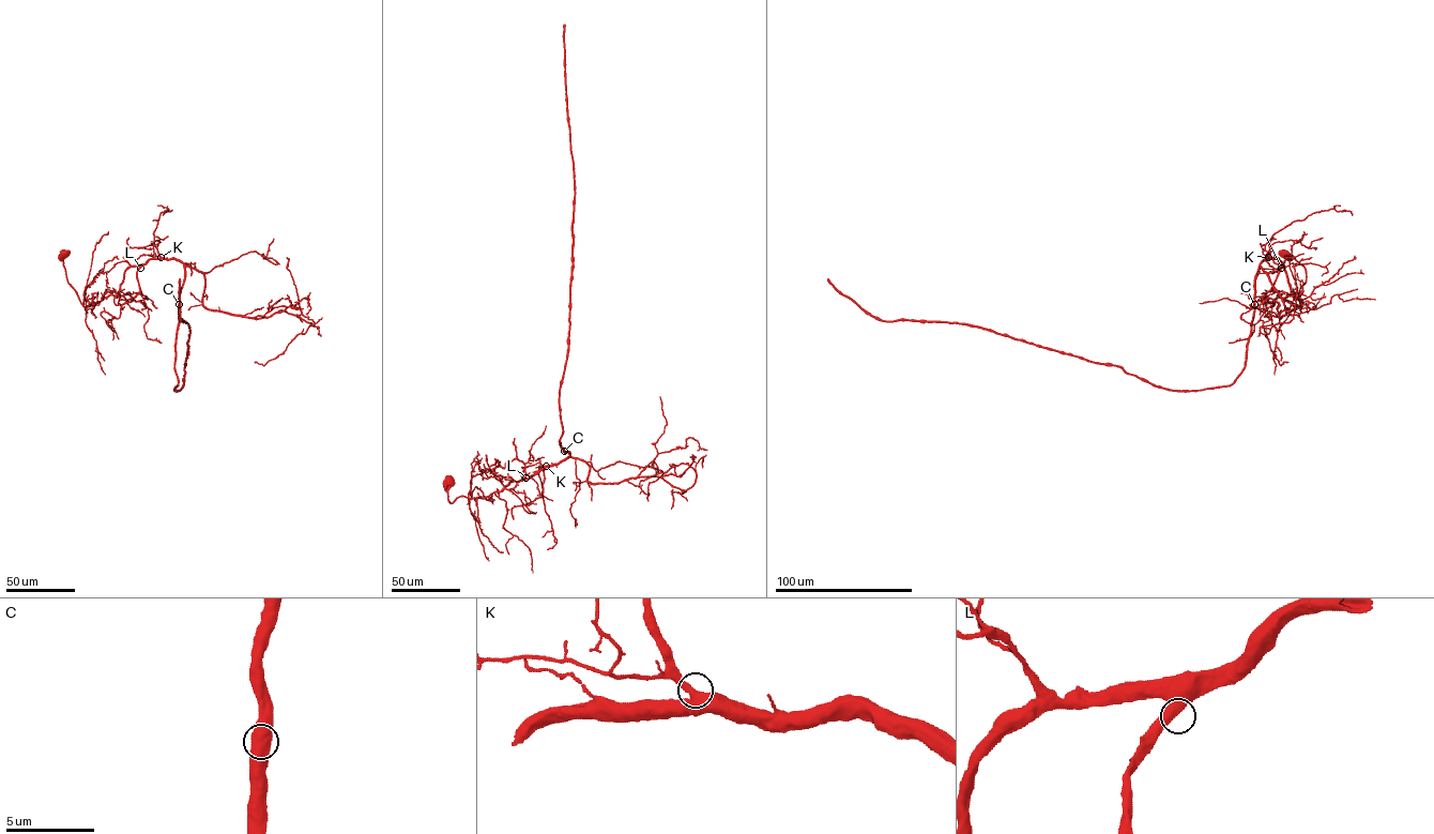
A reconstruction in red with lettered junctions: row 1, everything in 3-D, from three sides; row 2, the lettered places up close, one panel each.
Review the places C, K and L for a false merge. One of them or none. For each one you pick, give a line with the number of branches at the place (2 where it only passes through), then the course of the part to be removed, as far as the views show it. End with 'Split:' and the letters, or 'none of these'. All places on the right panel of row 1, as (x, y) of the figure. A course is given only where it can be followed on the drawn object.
Split: none of these

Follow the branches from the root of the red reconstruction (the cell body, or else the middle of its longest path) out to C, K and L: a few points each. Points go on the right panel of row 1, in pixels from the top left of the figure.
C: (1284, 253), (1306, 270), (1299, 293), (1301, 306), (1284, 267), (1272, 258), (1260, 264), (1254, 304)
K: (1284, 253), (1306, 270), (1299, 293), (1301, 306), (1284, 267), (1268, 257)
L: (1284, 253), (1306, 270), (1299, 293), (1301, 306), (1281, 268)

